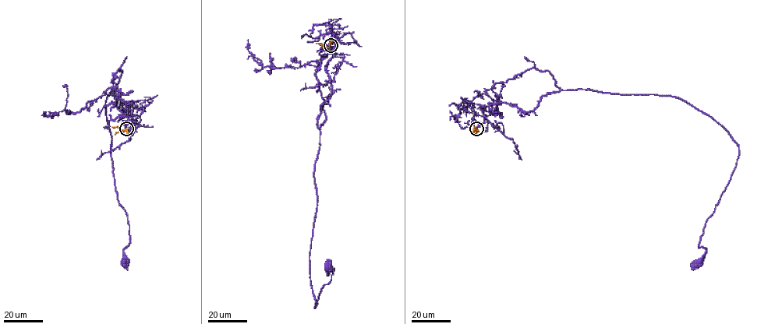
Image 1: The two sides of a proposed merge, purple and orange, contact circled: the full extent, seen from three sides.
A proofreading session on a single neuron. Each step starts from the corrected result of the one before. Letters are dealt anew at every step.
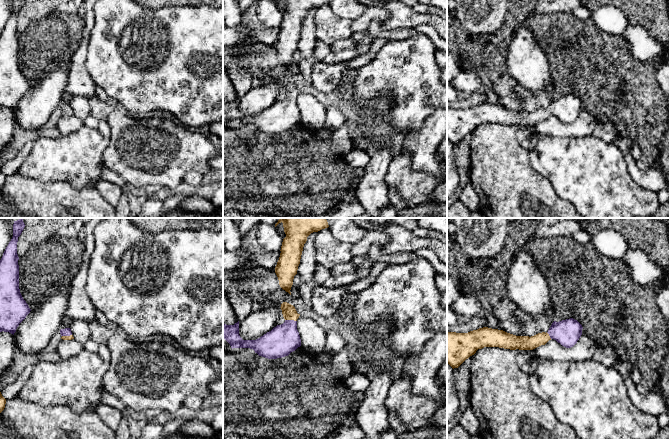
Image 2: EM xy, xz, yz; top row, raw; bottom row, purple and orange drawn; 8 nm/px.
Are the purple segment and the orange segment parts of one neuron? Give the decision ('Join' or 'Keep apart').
Join

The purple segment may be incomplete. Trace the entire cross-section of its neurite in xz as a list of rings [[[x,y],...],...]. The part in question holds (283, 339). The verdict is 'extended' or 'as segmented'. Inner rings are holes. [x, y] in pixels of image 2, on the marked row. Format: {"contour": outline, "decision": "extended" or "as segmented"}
{"contour": [[[287,302],[281,304],[285,322],[277,325],[256,340],[243,340],[239,335],[239,321],[234,325],[223,324],[223,338],[231,348],[250,348],[259,356],[277,359],[288,356],[301,346],[301,339],[297,330],[297,319],[300,314],[295,307]]], "decision": "extended"}

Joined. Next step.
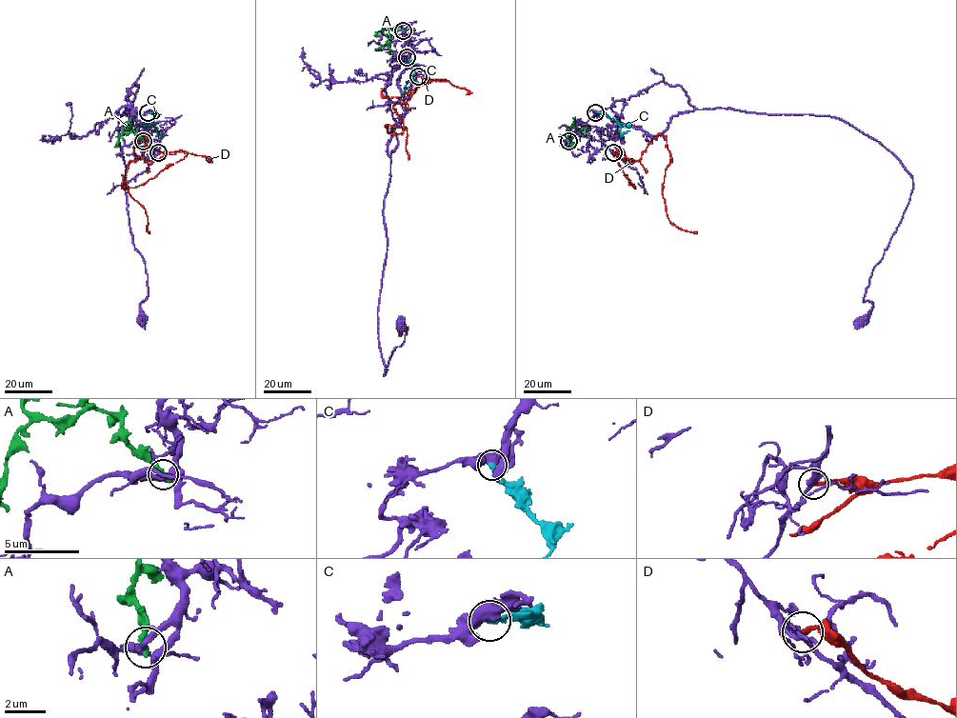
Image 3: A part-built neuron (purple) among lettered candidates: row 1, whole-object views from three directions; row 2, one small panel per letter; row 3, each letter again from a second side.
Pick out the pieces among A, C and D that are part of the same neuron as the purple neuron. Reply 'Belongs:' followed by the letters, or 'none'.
Belongs: none

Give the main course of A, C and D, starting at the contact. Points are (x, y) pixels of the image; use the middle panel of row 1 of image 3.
A: (403, 30), (381, 31), (390, 38), (387, 41), (388, 54)
C: (407, 57), (416, 71), (412, 81), (418, 84), (413, 92)
D: (418, 76), (423, 81), (411, 96), (393, 106), (403, 133), (385, 126), (408, 130), (408, 159)

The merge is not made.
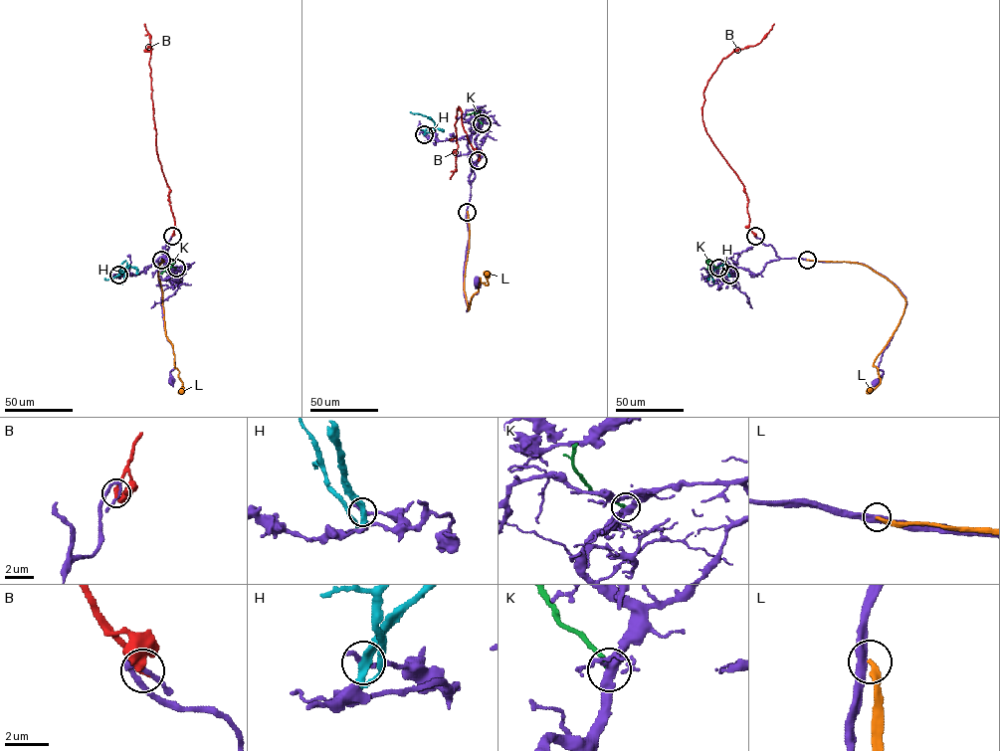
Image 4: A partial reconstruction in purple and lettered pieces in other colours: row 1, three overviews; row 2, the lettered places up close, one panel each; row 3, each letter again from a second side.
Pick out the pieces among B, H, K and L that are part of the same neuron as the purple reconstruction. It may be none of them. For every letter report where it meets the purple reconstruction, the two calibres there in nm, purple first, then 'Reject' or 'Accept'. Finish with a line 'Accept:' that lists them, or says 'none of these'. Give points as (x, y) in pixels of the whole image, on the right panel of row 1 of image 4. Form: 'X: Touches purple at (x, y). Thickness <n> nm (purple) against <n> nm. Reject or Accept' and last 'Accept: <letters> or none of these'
B: Touches purple at (755, 236). Thickness 240 nm (purple) against 260 nm. Accept
H: Touches purple at (729, 275). Thickness 320 nm (purple) against 340 nm. Reject
K: Touches purple at (718, 268). Thickness 360 nm (purple) against 240 nm. Reject
L: Touches purple at (807, 260). Thickness 400 nm (purple) against 280 nm. Reject
Accept: B

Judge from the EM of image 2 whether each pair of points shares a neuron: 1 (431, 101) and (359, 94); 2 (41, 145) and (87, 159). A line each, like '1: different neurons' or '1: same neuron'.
1: same neuron
2: same neuron

